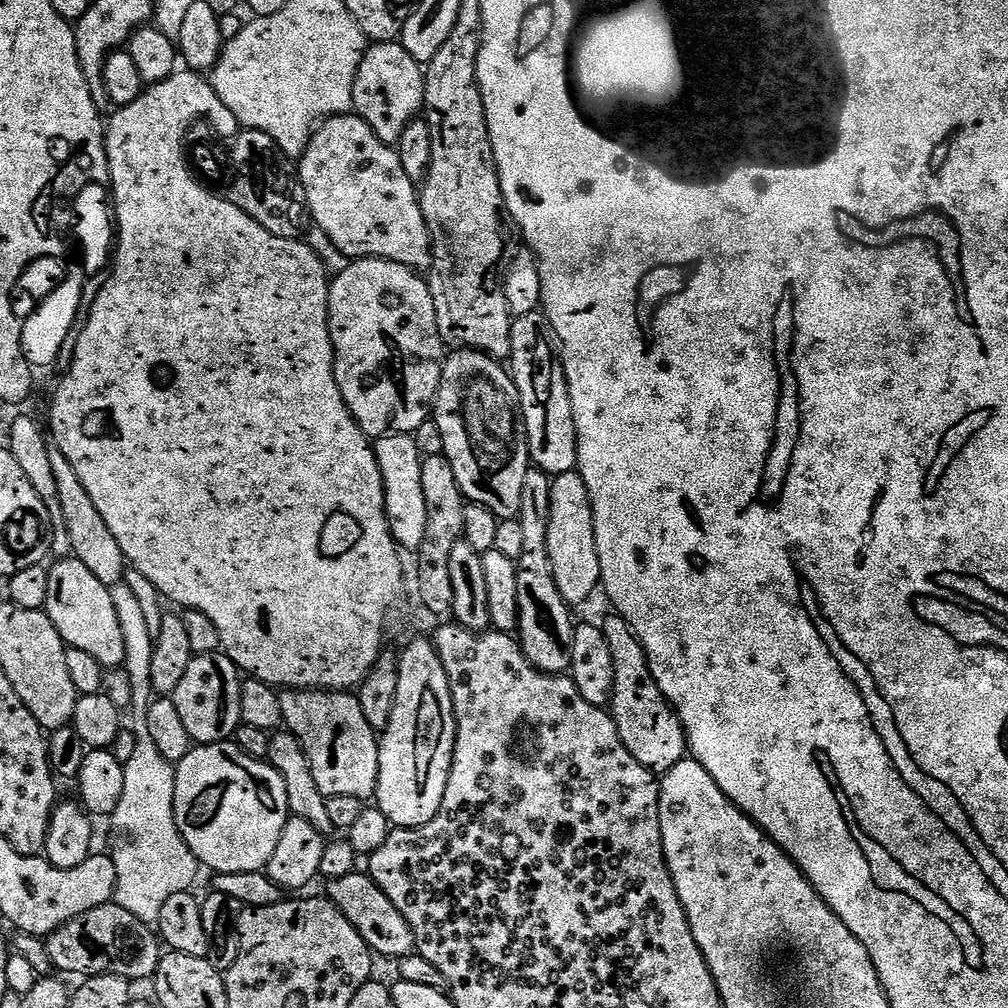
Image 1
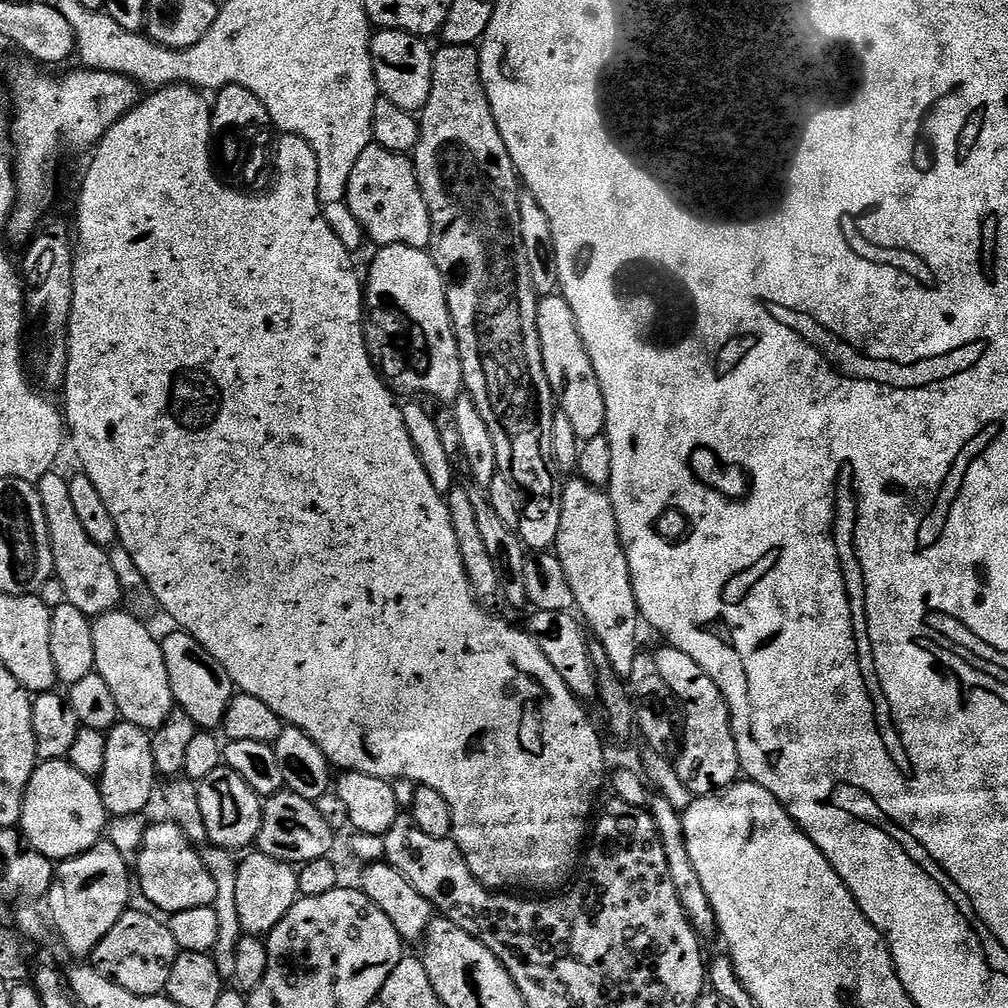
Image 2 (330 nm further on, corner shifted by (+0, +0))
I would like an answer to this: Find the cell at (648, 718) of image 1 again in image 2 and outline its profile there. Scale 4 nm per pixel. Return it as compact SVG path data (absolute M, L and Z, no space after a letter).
M663 646L656 652L655 675L670 686L677 701L682 705L682 730L684 741L679 741L678 755L674 765L678 778L692 792L693 797L719 794L741 779L738 746L734 746L734 734L730 722L730 710L726 698L712 679L690 658L690 654L682 654L682 650L671 646Z

